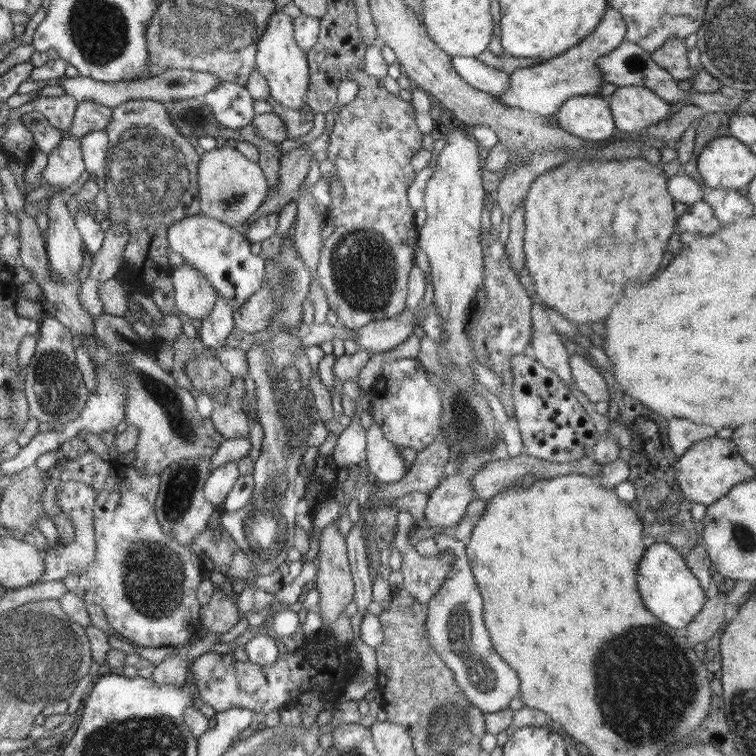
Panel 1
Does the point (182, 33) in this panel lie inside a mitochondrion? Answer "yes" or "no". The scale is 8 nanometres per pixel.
yes

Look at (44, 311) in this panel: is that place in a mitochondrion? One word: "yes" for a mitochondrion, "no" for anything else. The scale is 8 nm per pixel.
no

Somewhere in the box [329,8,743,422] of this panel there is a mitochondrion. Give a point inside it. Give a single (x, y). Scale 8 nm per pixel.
(635, 64)

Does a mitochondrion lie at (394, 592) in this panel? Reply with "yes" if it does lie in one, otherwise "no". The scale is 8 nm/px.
no

